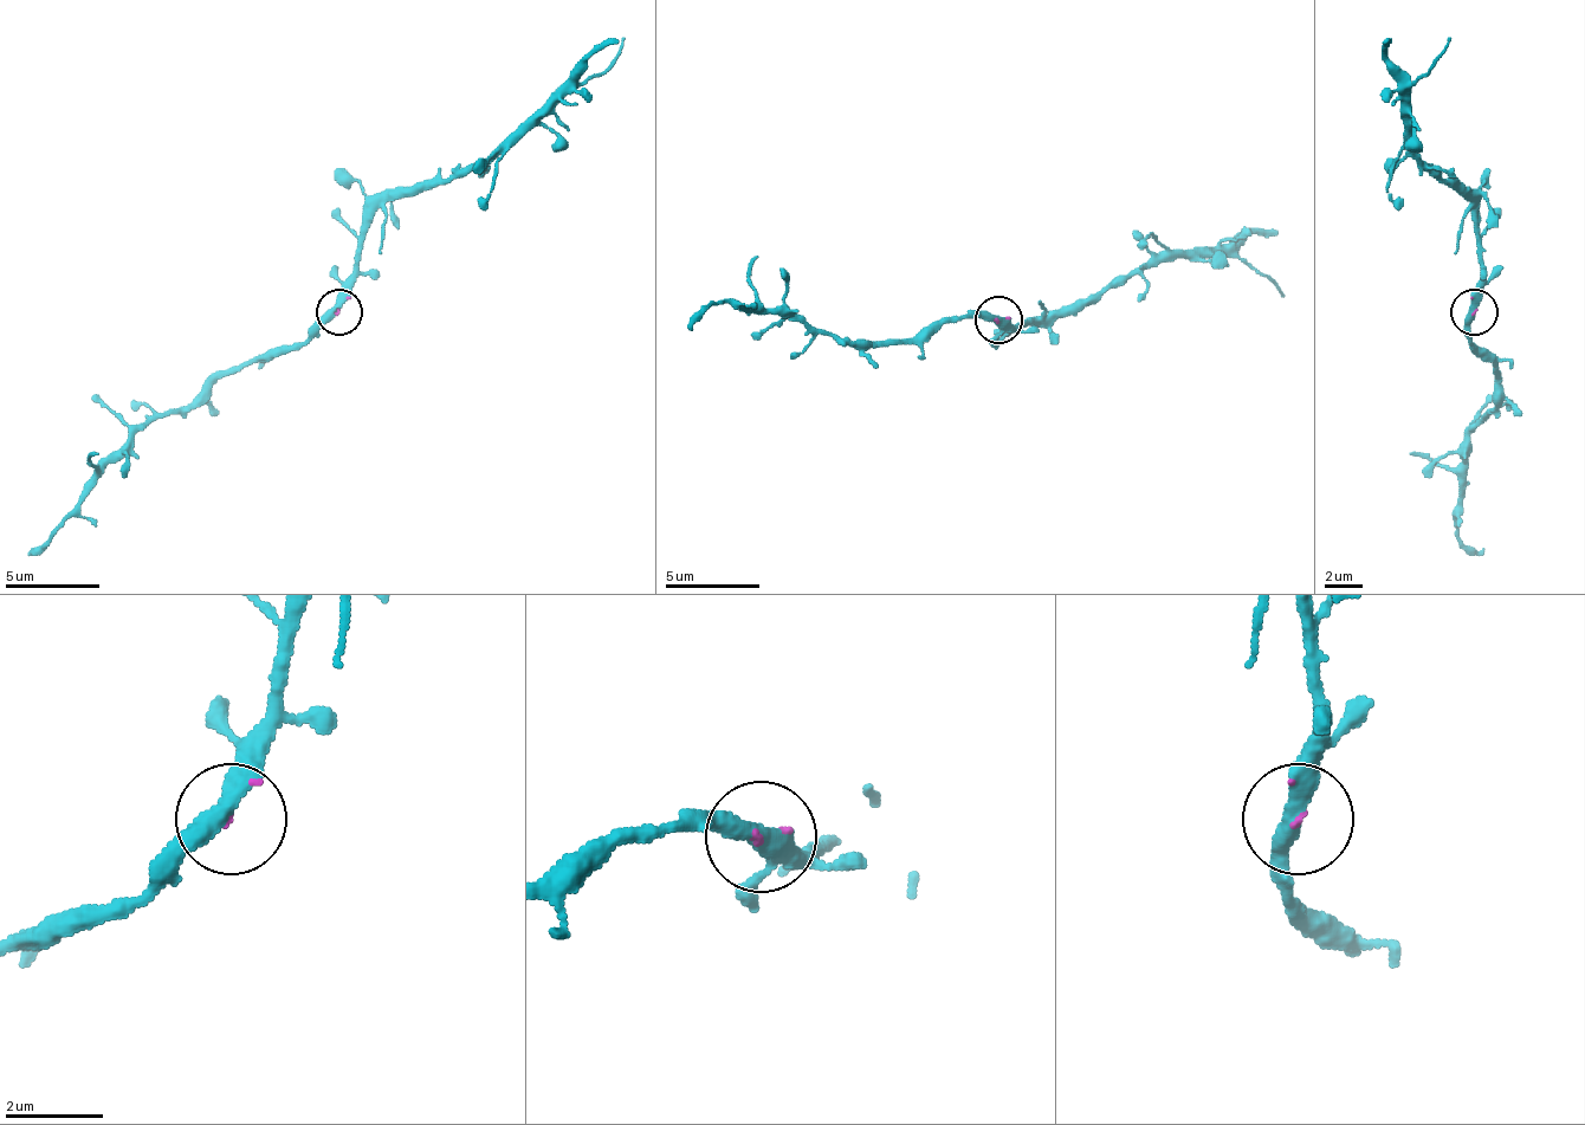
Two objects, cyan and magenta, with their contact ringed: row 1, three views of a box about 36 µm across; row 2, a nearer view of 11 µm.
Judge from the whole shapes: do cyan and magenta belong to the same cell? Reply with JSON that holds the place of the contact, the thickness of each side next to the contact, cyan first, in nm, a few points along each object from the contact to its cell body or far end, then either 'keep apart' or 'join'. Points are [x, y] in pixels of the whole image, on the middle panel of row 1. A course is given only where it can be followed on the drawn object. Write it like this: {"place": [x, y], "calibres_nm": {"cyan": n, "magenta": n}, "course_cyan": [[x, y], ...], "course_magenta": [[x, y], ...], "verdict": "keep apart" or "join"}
{"place": [998, 319], "calibres_nm": {"cyan": 400, "magenta": 60}, "course_cyan": [[997, 321], [1016, 325], [1040, 321], [1182, 256], [1237, 256], [1285, 297]], "course_magenta": [[997, 321], [1011, 316]], "verdict": "join"}

